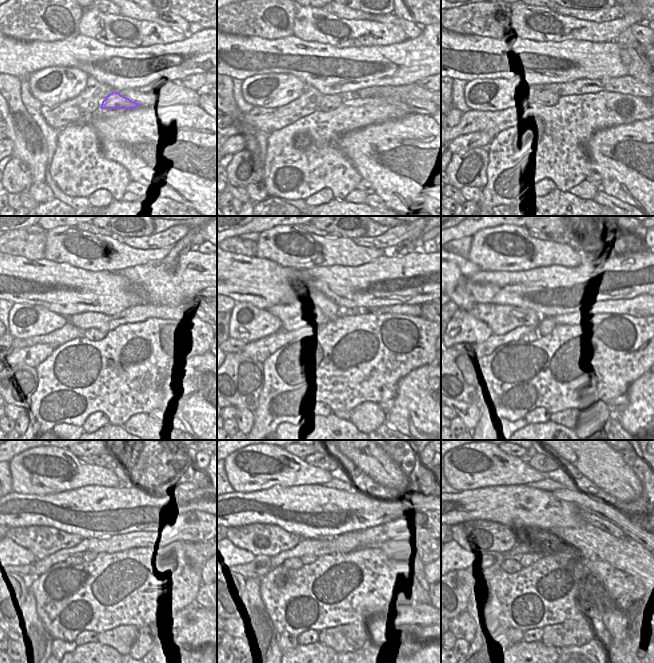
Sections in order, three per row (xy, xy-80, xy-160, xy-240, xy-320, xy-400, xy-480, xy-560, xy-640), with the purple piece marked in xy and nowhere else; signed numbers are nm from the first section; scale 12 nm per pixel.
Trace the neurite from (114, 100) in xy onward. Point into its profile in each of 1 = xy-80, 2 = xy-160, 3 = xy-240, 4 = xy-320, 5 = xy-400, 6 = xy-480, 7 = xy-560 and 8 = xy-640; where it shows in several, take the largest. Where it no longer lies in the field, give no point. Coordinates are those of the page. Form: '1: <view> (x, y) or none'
1: xy-80 (328, 103)
2: xy-160 (547, 99)
3: xy-240 (94, 334)
4: xy-320 (315, 331)
5: xy-400 (531, 336)
6: xy-480 (75, 560)
7: xy-560 (294, 563)
8: xy-640 (510, 566)

